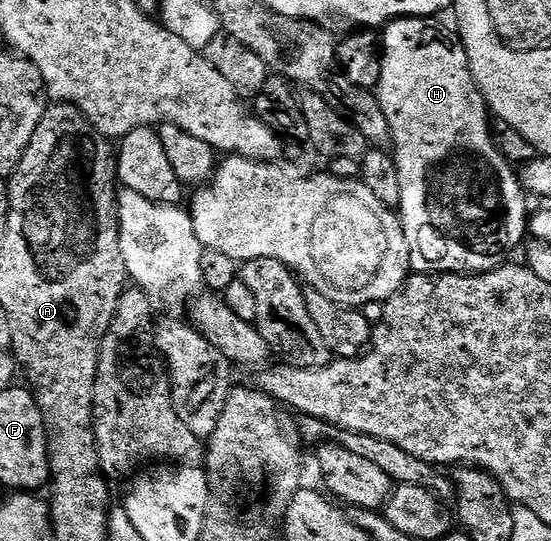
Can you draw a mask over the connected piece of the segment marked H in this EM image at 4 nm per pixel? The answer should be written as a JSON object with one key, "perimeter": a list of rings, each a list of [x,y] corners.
{"perimeter":[[[428,17],[394,19],[387,24],[382,31],[384,48],[382,77],[374,92],[382,105],[382,113],[386,113],[386,121],[390,125],[392,134],[390,147],[396,160],[398,182],[402,185],[402,201],[398,208],[398,214],[406,233],[406,245],[410,245],[410,265],[412,271],[418,275],[480,275],[484,271],[493,271],[494,268],[505,266],[511,260],[508,258],[519,249],[524,235],[526,239],[530,231],[529,196],[520,183],[517,168],[509,163],[508,158],[500,152],[497,140],[494,138],[494,131],[492,135],[493,120],[490,118],[488,102],[484,99],[484,94],[480,92],[480,86],[472,79],[466,49],[460,44],[459,38],[451,30],[449,31],[443,31],[436,21]]]}

